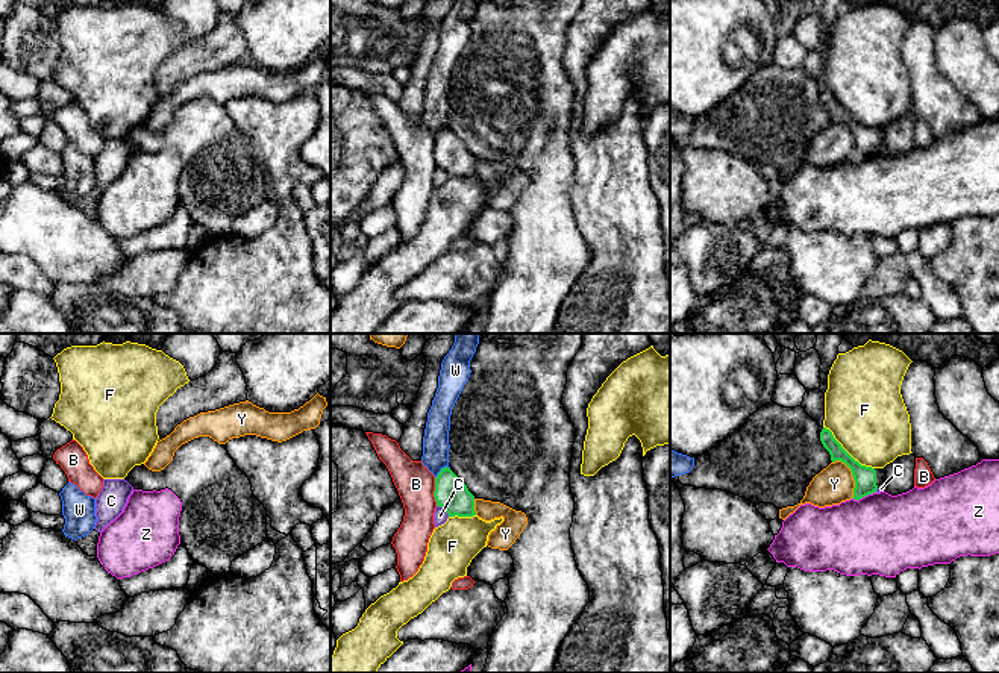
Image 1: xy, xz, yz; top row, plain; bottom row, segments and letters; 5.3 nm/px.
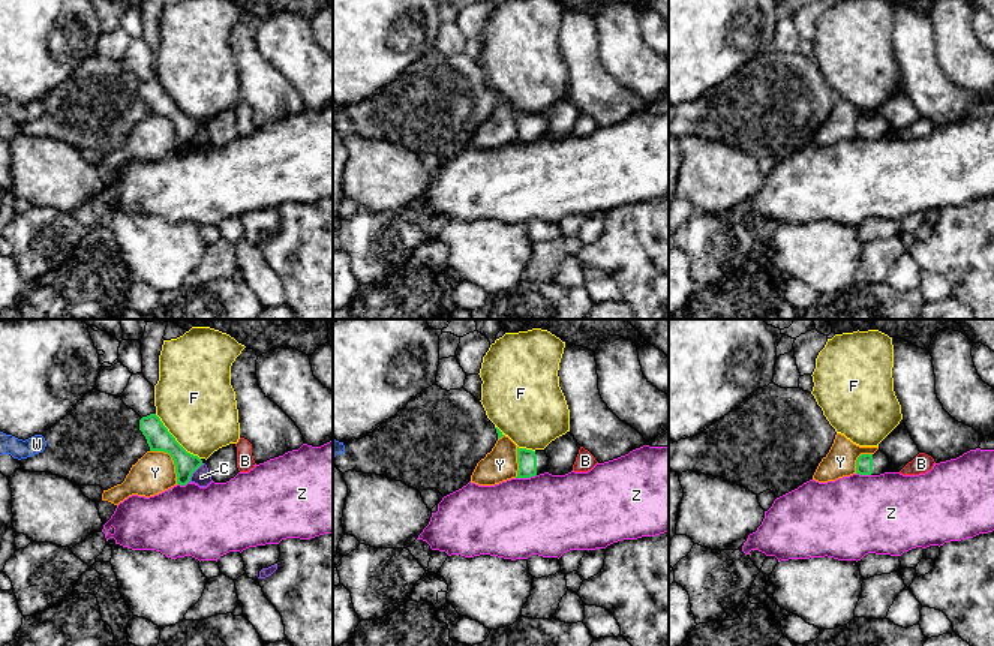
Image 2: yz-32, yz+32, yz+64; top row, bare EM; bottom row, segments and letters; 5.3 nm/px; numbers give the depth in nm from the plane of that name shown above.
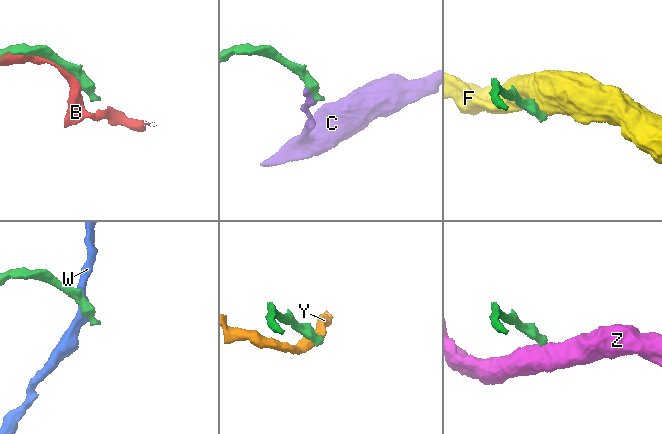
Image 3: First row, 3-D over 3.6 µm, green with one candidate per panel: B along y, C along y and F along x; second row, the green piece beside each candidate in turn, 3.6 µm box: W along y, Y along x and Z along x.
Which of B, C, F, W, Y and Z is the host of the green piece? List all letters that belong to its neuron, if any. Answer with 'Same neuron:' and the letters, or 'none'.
Same neuron: none

